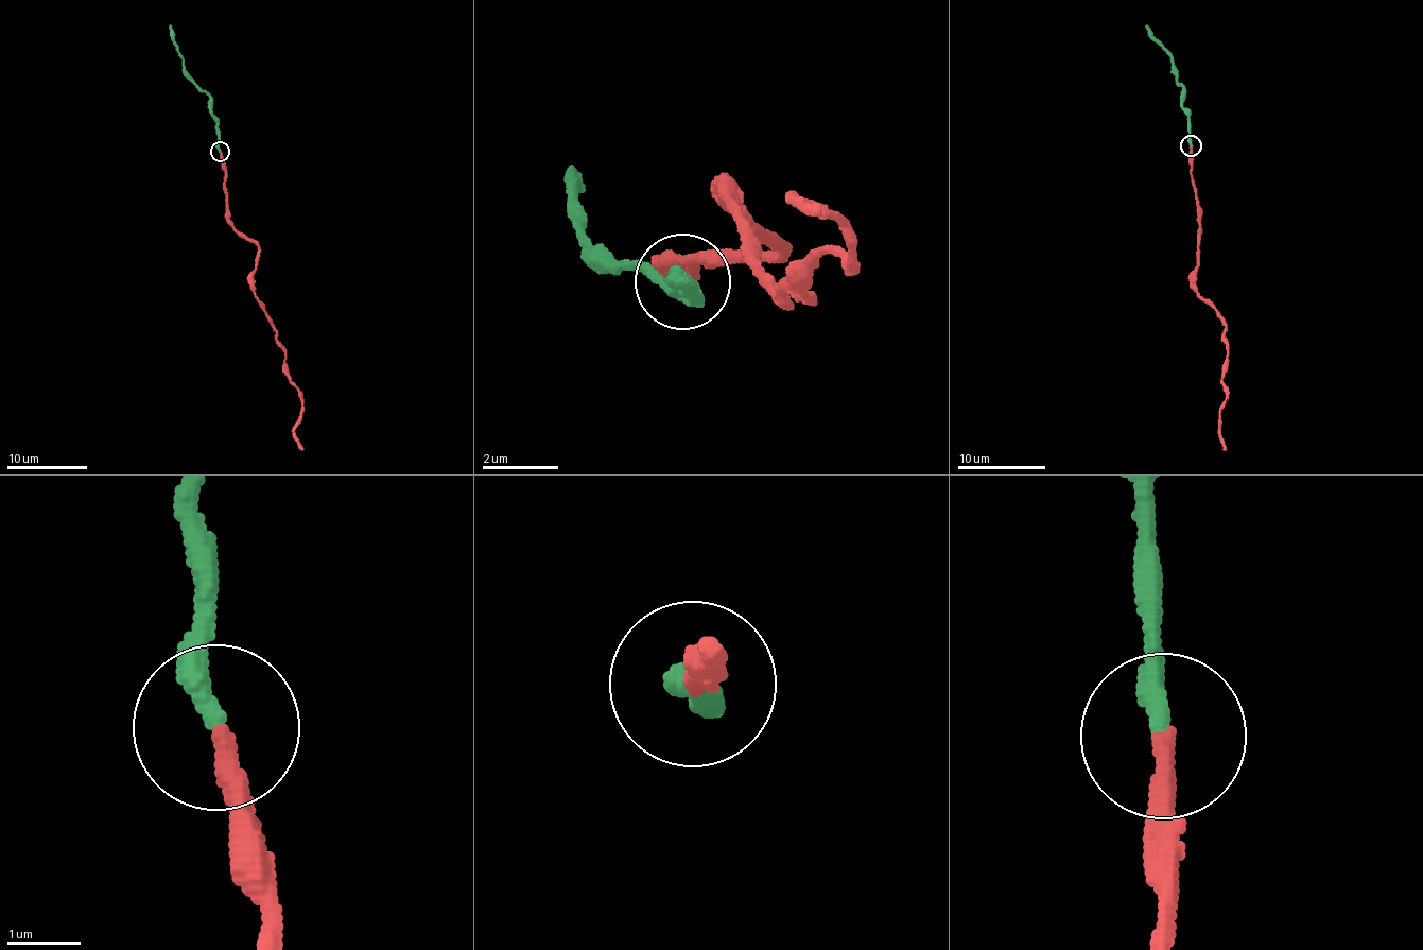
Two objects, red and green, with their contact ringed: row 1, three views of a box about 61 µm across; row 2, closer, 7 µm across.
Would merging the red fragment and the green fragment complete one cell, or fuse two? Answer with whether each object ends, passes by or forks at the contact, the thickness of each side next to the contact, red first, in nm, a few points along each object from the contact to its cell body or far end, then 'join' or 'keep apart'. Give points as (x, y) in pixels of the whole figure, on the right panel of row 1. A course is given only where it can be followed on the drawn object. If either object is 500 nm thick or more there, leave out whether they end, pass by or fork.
red ends; green ends; calibres 280 and 280 nm; course red (1192, 144), (1191, 180), (1198, 221), (1194, 292), (1224, 326), (1226, 398), (1219, 422), (1226, 450); course green (1192, 144), (1190, 113), (1182, 106), (1183, 85), (1172, 53), (1145, 26); join

